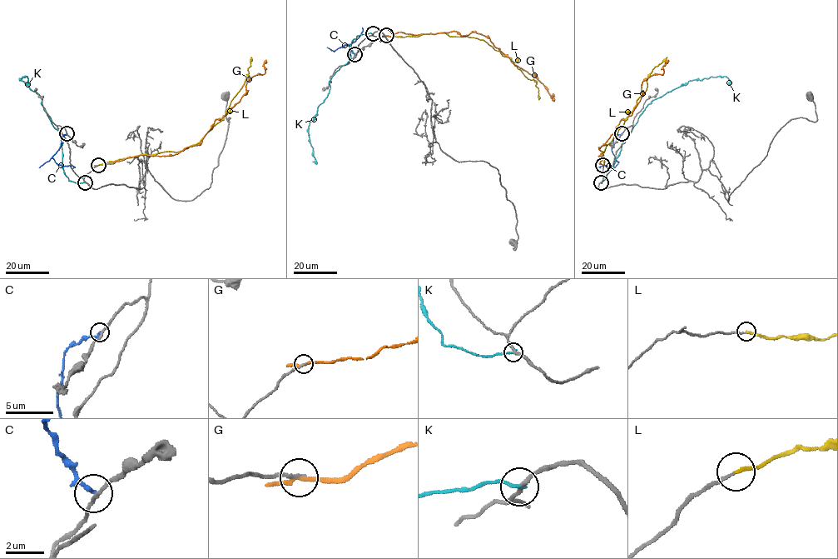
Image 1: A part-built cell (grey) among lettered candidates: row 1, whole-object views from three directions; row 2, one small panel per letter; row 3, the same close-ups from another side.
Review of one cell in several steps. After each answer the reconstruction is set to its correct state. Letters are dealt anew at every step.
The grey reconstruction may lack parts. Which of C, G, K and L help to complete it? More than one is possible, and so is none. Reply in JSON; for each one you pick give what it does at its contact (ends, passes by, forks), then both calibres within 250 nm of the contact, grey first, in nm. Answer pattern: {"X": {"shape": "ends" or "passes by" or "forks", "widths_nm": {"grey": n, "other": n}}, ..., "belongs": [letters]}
{"L": {"shape": "ends", "widths_nm": {"grey": 140, "other": 180}}, "belongs": ["L"]}

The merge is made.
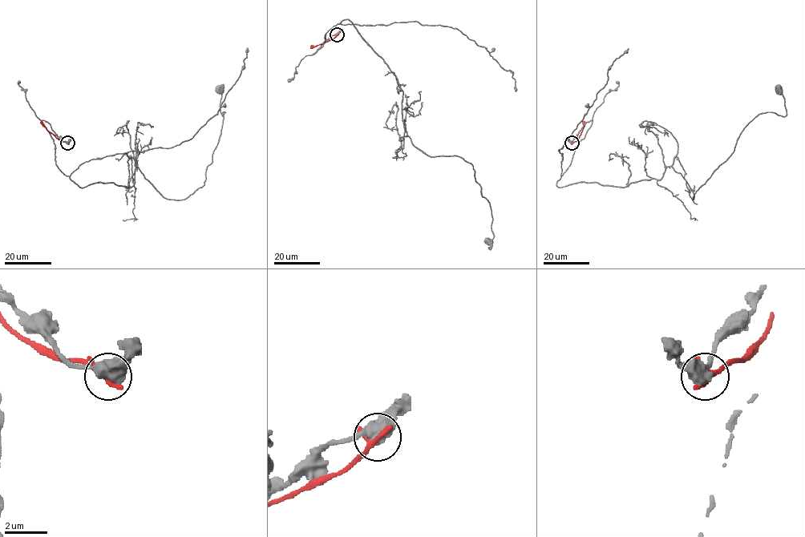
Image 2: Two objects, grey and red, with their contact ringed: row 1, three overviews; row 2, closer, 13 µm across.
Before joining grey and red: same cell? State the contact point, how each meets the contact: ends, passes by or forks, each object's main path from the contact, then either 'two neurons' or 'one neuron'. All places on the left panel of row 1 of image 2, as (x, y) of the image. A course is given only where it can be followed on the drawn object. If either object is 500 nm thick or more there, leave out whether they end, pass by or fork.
at (67, 143); grey runs (67, 143), (42, 121), (55, 164), (80, 187), (130, 187), (137, 167), (184, 199), (212, 162), (220, 85); red runs (67, 143), (57, 139), (41, 120); two neurons

